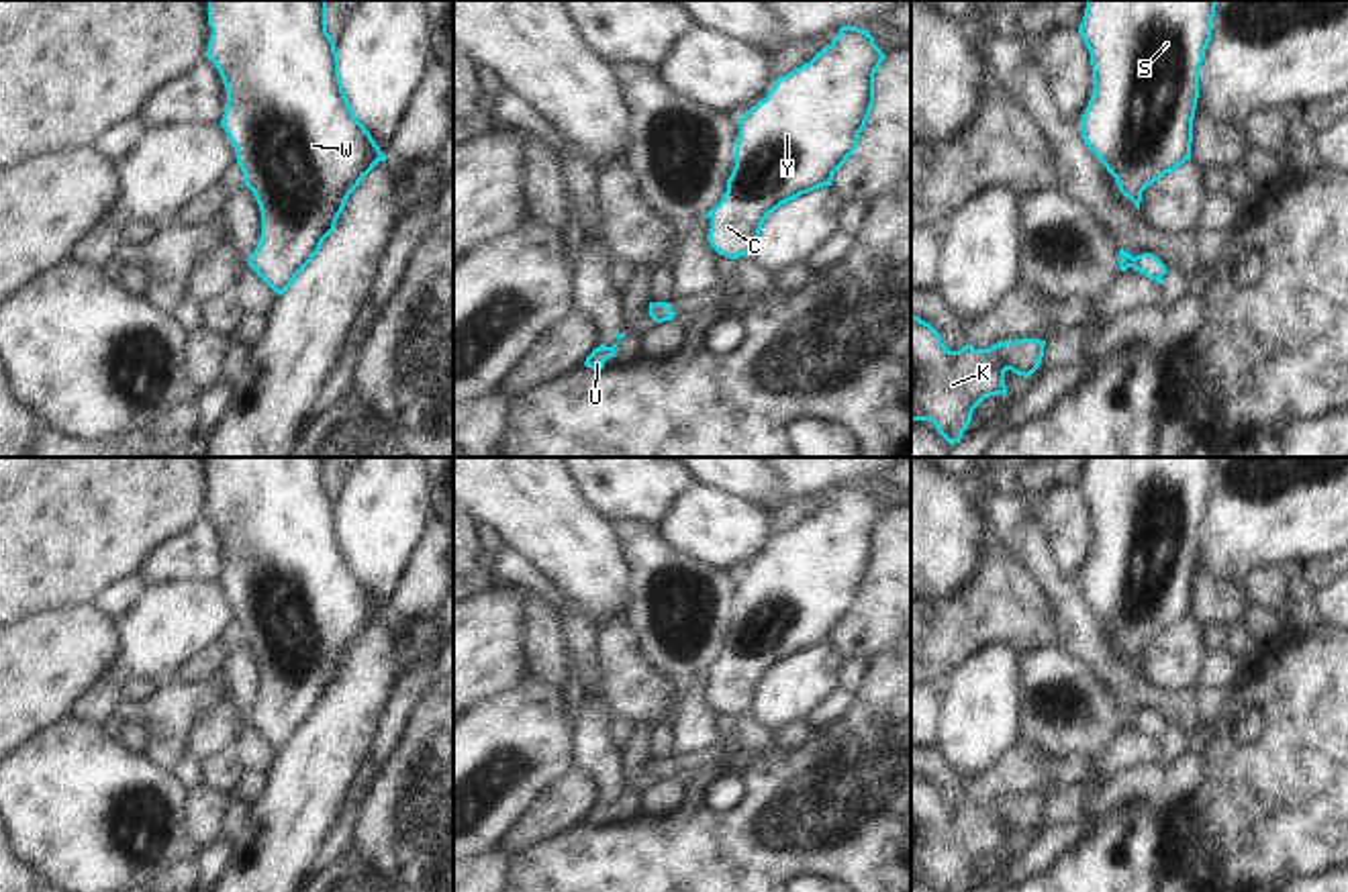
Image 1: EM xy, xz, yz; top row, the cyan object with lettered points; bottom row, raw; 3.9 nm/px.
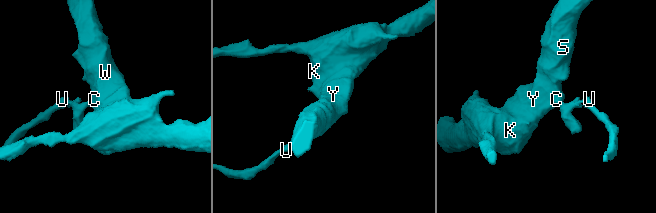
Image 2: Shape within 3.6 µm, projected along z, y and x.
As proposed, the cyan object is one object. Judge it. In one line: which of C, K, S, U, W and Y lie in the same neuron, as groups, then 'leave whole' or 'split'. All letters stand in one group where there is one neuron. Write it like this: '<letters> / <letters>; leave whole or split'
C K S U W Y; leave whole

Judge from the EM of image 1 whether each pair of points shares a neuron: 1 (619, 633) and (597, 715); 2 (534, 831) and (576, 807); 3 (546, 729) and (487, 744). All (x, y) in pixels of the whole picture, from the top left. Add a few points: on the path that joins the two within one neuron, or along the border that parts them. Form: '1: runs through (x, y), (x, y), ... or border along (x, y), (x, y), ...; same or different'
1: border along (601, 690), (615, 715); different
2: runs through (544, 821), (566, 807); same
3: runs through (532, 729), (519, 741), (501, 744); same

